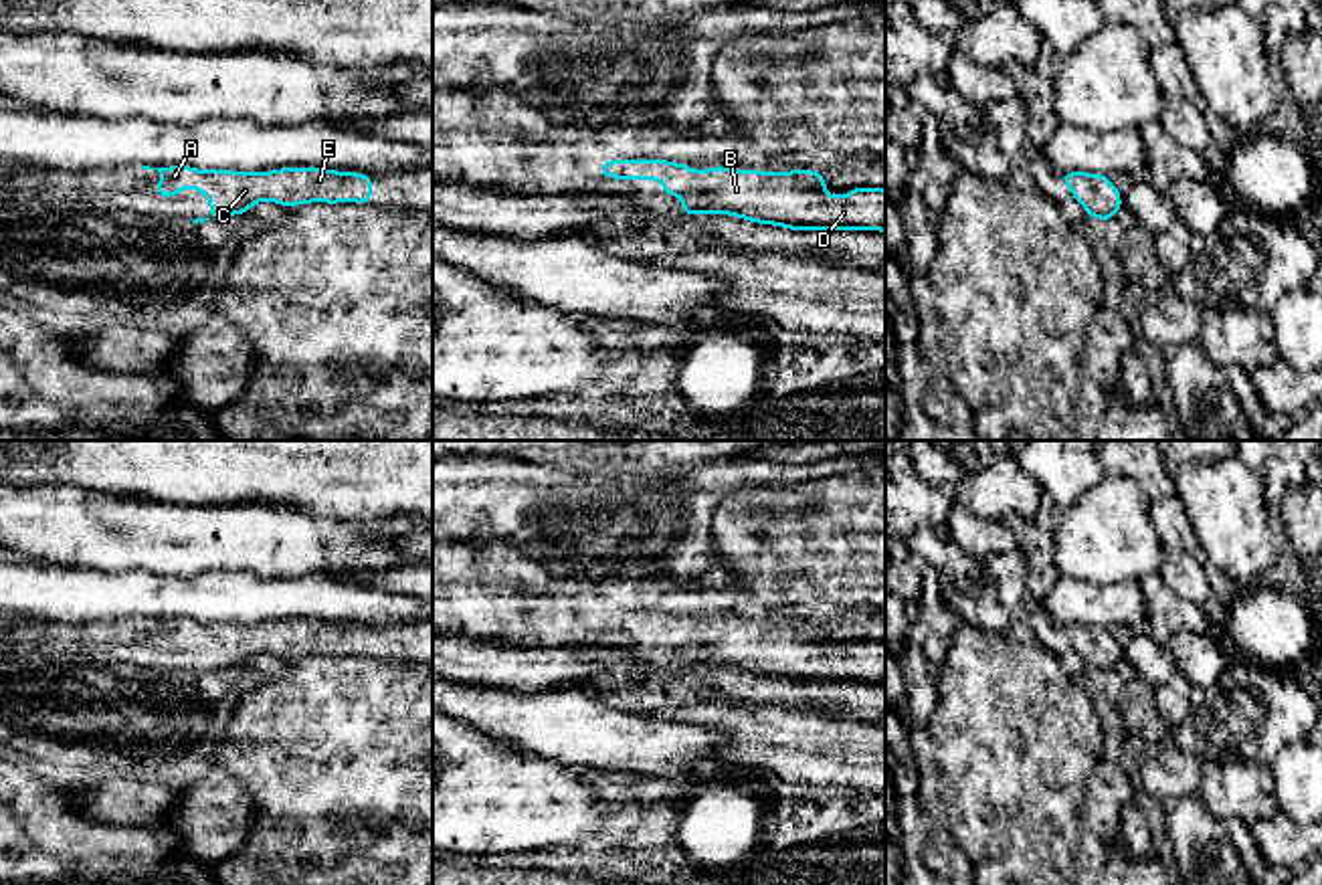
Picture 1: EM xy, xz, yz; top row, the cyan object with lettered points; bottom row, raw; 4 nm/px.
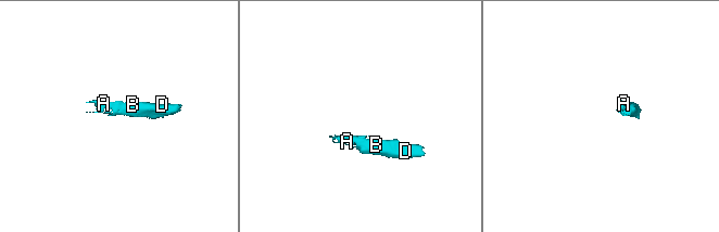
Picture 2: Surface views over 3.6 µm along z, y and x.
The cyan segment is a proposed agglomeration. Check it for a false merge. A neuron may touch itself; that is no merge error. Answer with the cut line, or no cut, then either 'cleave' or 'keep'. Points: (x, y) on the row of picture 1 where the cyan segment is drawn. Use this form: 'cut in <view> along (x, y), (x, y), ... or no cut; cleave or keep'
no cut; keep

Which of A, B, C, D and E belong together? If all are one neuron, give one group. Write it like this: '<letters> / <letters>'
A B C D E

